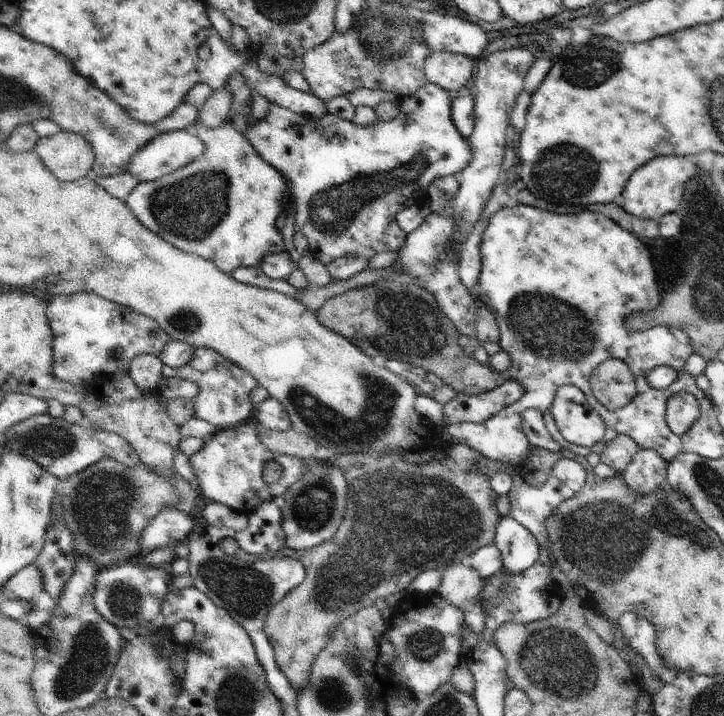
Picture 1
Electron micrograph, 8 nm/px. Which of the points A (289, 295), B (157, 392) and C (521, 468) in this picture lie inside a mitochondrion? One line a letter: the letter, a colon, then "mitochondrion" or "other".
A: other
B: other
C: other

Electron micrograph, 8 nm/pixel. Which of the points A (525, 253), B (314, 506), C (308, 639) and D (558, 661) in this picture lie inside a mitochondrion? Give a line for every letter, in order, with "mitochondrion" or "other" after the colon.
A: other
B: mitochondrion
C: other
D: mitochondrion

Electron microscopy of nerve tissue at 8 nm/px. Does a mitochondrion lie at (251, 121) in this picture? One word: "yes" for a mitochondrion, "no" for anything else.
no

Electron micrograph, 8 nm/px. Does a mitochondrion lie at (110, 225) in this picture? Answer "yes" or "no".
no

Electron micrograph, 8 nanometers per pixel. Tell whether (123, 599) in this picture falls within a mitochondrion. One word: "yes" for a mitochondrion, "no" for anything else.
yes

